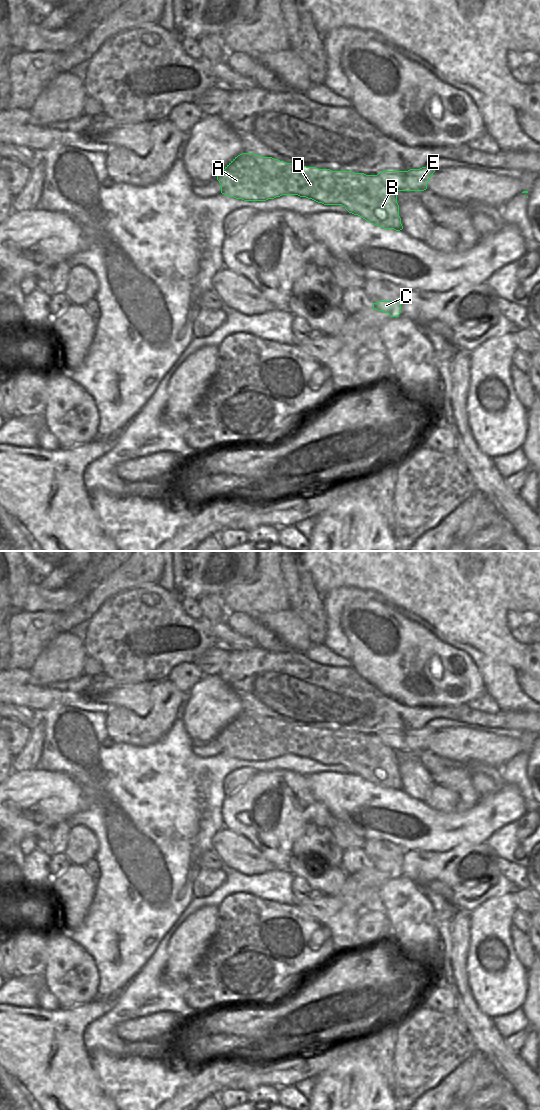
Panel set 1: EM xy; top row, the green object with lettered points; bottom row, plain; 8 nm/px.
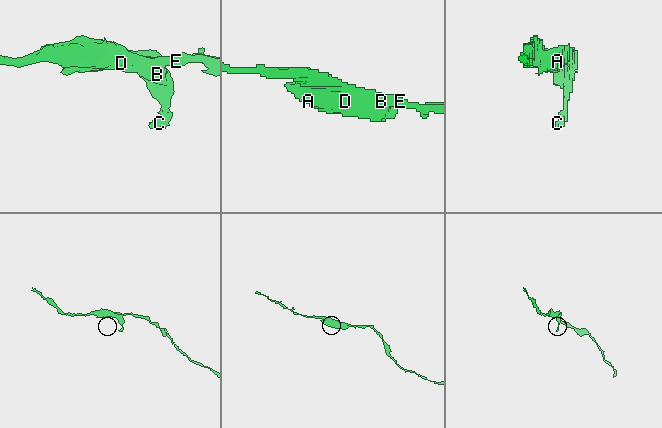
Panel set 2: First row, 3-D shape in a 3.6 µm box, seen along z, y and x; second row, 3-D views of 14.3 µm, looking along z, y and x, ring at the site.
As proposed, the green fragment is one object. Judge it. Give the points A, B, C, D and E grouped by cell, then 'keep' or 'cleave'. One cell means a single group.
A B C D / E | cleave

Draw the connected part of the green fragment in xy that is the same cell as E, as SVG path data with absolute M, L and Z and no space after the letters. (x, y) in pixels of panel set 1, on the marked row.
M422 167L408 171L382 171L377 176L395 191L424 191L434 172L434 169Z

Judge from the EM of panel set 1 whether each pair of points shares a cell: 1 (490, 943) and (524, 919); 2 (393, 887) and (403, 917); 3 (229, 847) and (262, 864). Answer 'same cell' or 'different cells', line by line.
1: different cells
2: same cell
3: same cell

